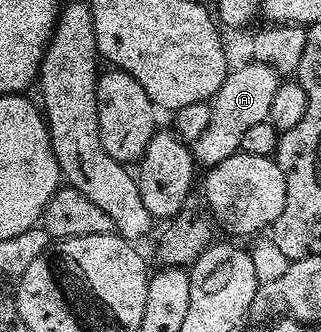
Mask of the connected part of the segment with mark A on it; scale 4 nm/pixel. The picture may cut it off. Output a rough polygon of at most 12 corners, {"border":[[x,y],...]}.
{"border":[[247,60],[211,99],[190,143],[200,167],[240,153],[252,124],[269,119],[281,75]]}

